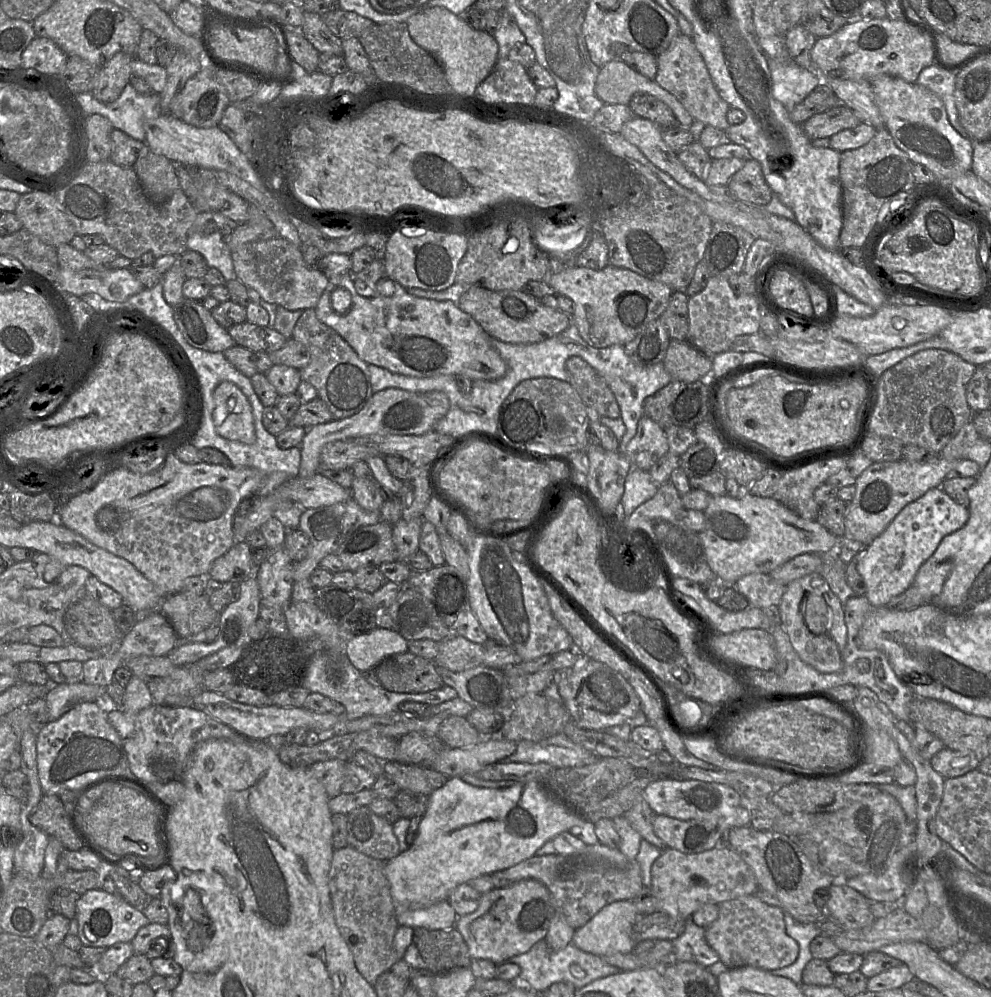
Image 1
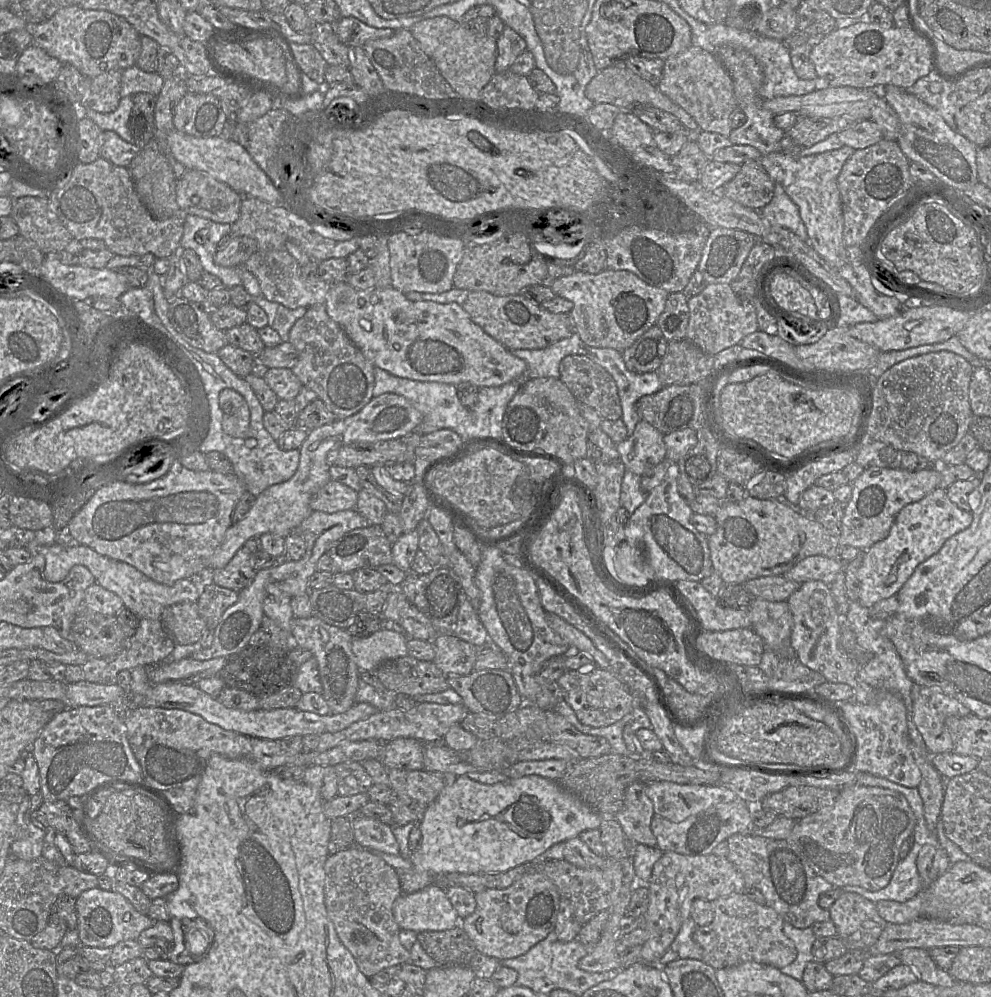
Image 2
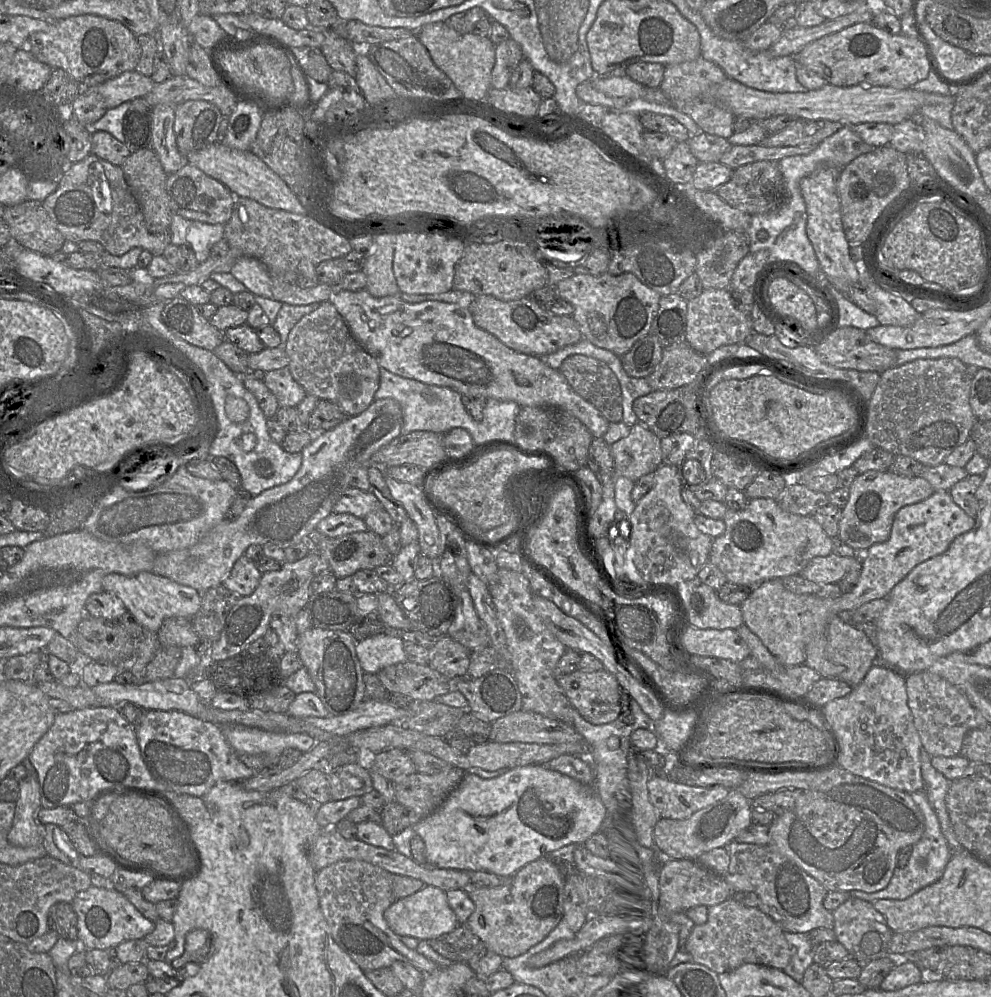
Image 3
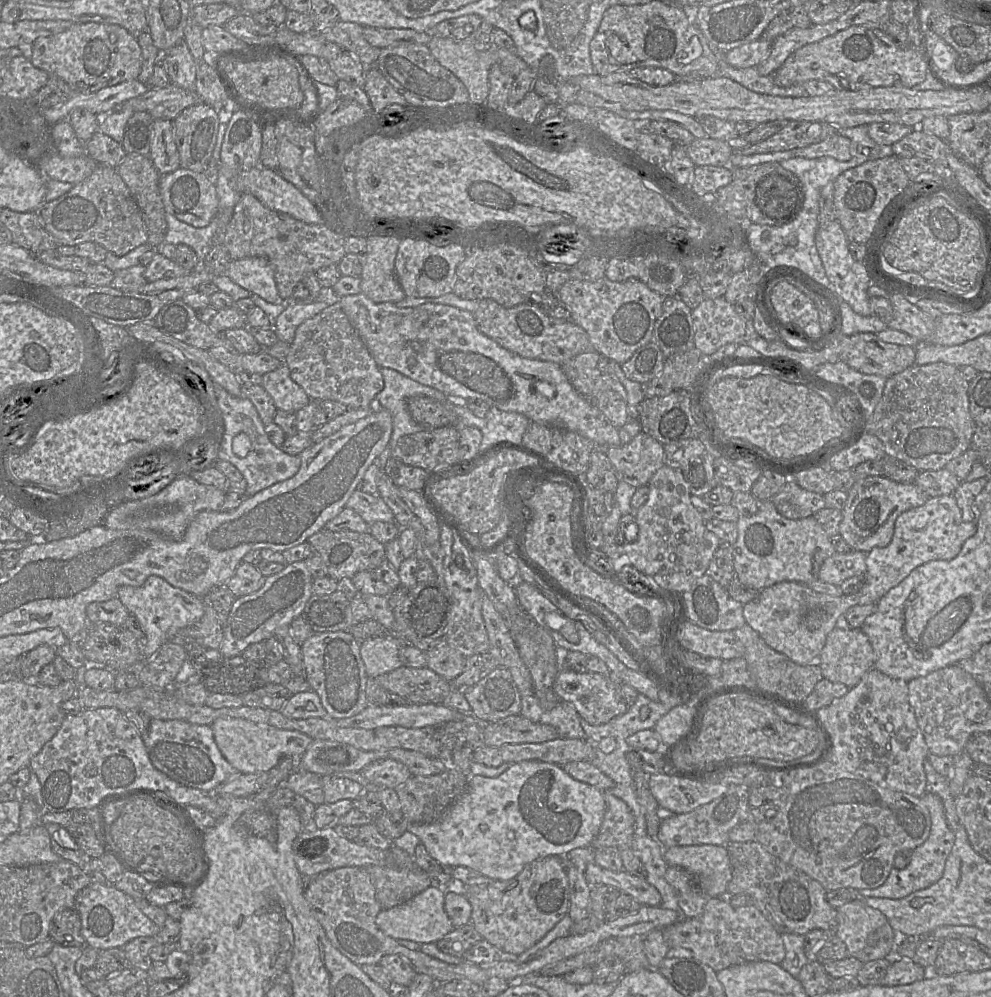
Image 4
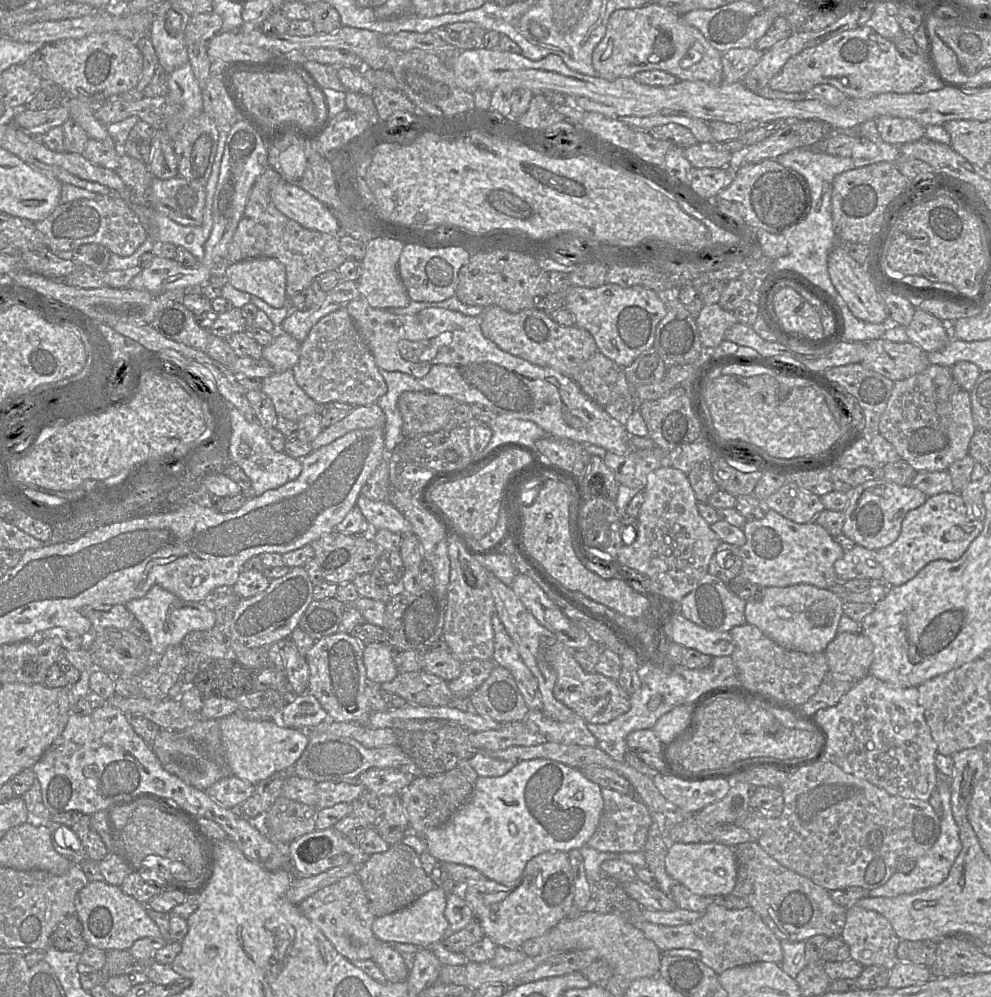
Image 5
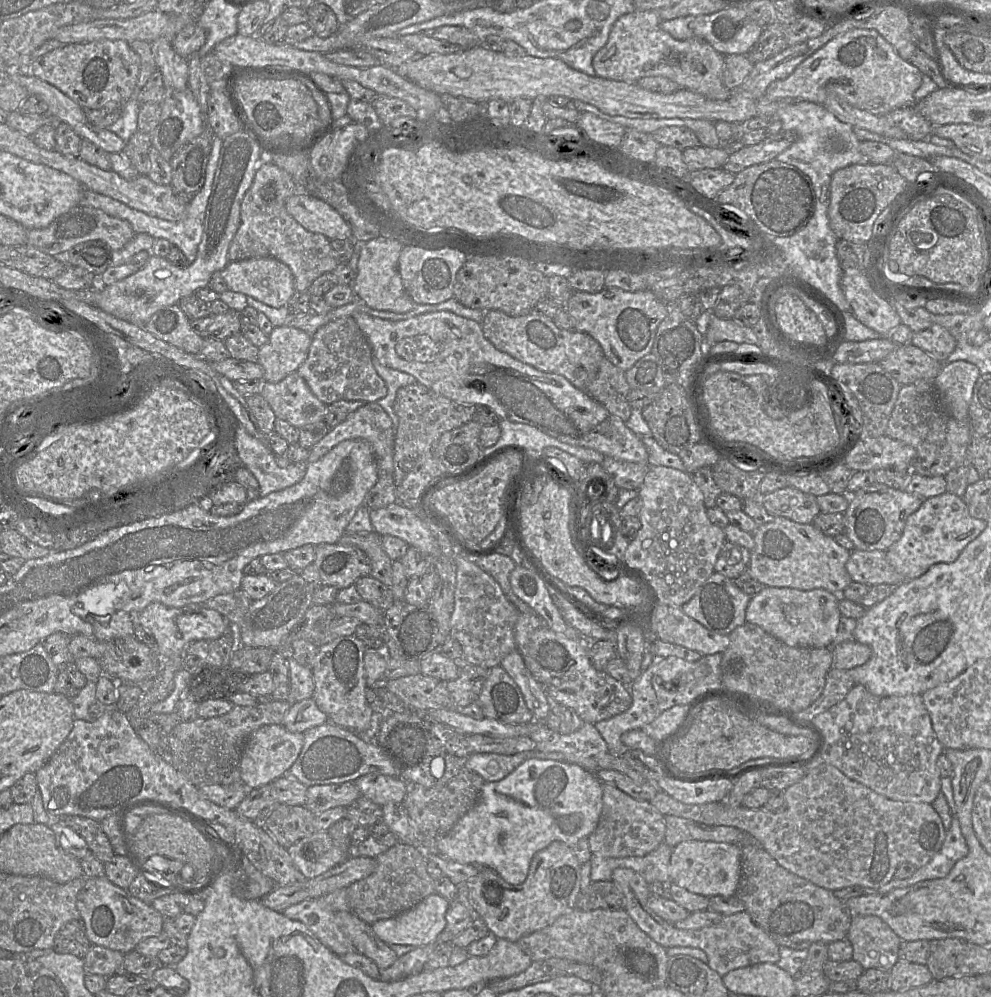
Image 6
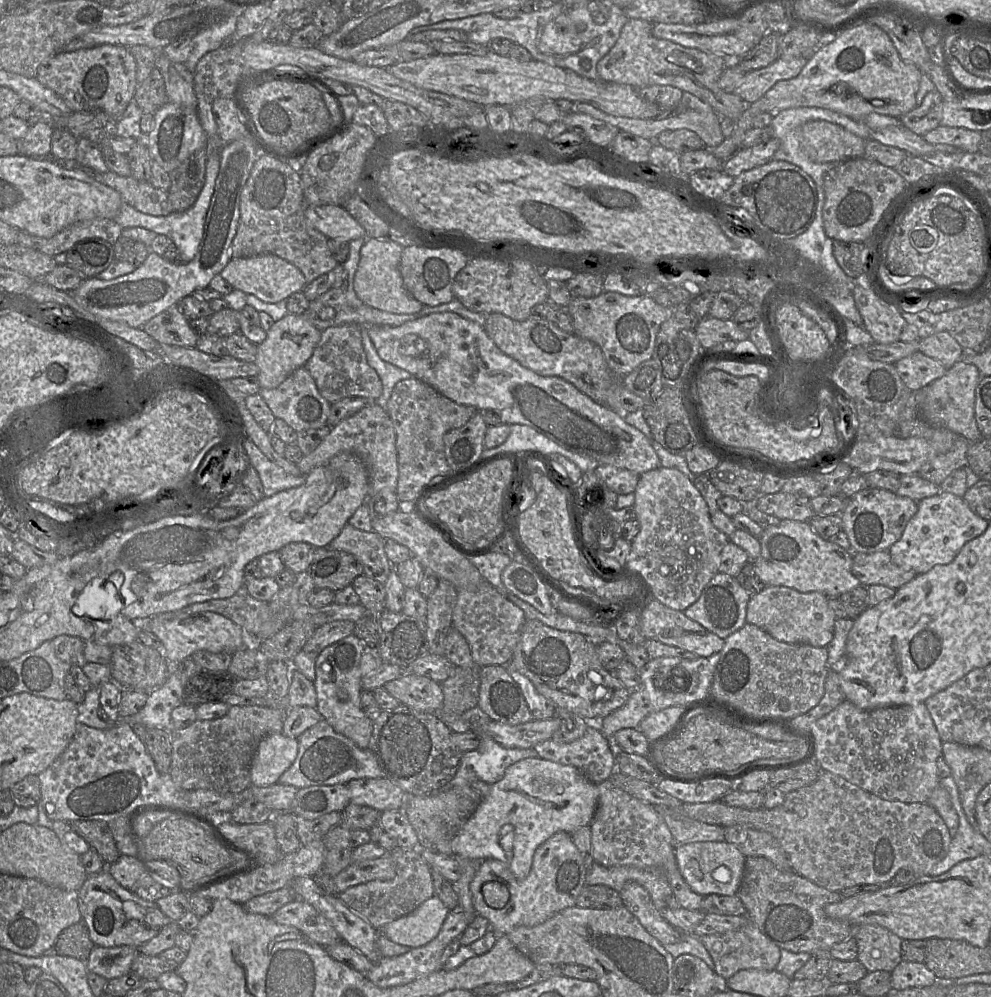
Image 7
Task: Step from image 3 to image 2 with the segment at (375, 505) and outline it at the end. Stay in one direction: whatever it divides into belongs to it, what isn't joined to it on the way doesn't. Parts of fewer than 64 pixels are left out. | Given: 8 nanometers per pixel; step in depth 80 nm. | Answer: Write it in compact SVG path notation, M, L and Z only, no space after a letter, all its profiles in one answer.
M330 480L311 499L313 511L335 513L343 510L356 509L358 493L350 487Z

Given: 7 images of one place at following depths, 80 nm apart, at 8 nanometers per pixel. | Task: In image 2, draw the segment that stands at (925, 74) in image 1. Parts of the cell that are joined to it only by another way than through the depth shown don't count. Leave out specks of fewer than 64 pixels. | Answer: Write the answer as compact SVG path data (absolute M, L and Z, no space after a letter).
M931 69L927 76L921 77L905 90L935 109L953 130L957 130L954 89L955 84L943 80Z

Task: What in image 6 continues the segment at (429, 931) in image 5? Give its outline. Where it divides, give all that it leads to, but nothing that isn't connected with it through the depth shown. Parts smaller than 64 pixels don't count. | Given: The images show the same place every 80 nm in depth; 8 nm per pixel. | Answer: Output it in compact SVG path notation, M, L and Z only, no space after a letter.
M435 892L406 912L376 921L371 928L388 945L424 946L435 942L444 930L449 905L446 898Z

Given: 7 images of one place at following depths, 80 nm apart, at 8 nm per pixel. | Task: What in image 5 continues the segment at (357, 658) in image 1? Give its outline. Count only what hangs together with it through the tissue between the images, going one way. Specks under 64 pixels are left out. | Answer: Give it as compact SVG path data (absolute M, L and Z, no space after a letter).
M371 643L363 648L363 661L370 681L382 684L398 674L393 661L394 650L387 643Z

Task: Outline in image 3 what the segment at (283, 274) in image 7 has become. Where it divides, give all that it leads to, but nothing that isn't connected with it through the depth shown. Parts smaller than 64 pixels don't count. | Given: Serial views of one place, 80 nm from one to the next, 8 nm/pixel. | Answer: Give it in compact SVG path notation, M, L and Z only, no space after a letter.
M242 256L236 260L230 273L253 295L273 299L270 274L266 265L259 259Z

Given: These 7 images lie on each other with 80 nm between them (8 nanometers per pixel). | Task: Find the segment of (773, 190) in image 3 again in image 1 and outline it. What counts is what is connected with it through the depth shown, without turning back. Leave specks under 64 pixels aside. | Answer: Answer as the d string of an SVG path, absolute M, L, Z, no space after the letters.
M748 159L729 180L726 189L737 200L746 204L766 206L772 199L772 190L765 180L761 164Z

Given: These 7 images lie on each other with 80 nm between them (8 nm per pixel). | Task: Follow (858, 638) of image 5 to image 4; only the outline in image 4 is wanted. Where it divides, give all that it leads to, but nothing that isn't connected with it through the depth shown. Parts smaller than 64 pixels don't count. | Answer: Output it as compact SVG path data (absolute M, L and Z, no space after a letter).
M835 627L828 635L826 644L819 657L823 677L853 688L864 675L874 667L875 653L869 637L861 628L844 630Z

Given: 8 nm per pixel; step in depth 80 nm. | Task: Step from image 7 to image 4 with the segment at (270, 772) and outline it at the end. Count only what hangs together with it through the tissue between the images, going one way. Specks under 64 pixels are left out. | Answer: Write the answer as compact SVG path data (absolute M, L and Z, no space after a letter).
M220 717L211 727L220 752L242 774L268 772L284 756L301 757L313 740L296 730L279 729L241 718Z

